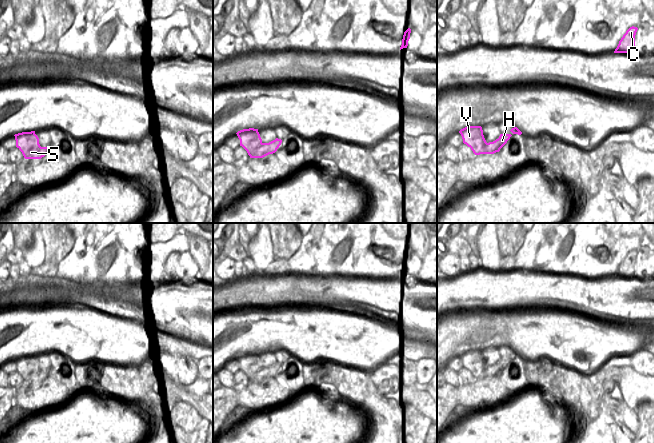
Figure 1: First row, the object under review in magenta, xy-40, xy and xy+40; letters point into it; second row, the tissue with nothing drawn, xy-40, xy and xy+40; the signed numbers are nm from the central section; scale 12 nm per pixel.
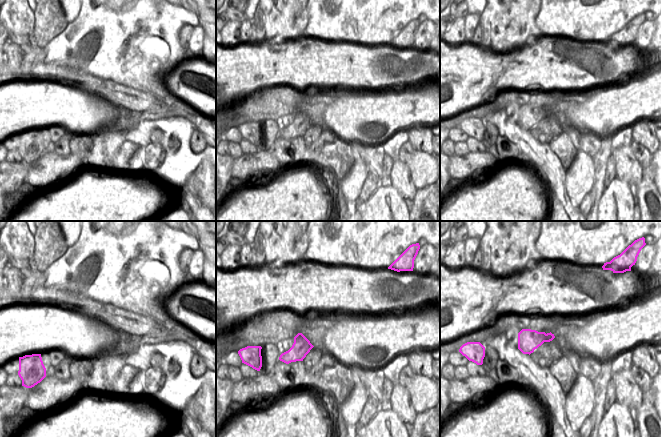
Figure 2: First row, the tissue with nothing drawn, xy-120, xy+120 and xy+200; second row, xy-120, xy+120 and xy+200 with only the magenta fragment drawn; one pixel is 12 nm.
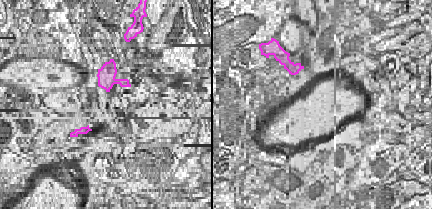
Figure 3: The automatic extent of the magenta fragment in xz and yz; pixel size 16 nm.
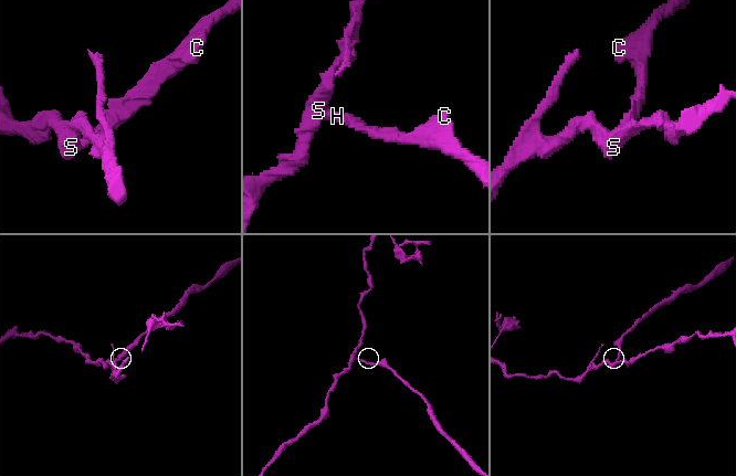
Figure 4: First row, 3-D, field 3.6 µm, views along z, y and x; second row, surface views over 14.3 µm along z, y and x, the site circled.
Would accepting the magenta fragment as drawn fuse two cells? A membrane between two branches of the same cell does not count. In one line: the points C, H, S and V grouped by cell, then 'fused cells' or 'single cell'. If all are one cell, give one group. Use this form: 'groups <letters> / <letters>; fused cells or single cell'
groups C H / S V; fused cells

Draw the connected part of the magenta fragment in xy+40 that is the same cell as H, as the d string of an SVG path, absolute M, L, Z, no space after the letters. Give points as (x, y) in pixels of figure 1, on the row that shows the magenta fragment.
M500 134L499 138L495 141L486 143L486 148L488 150L497 150L499 152L511 136L511 134Z

